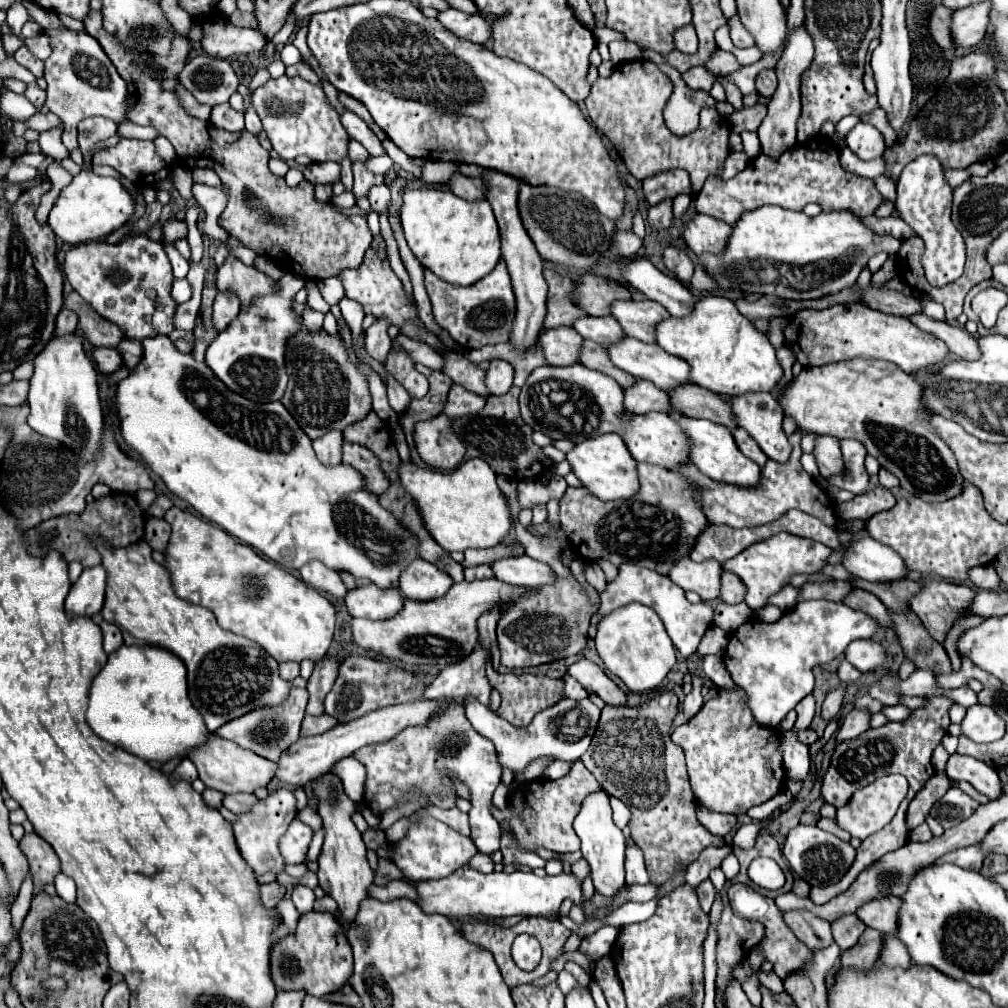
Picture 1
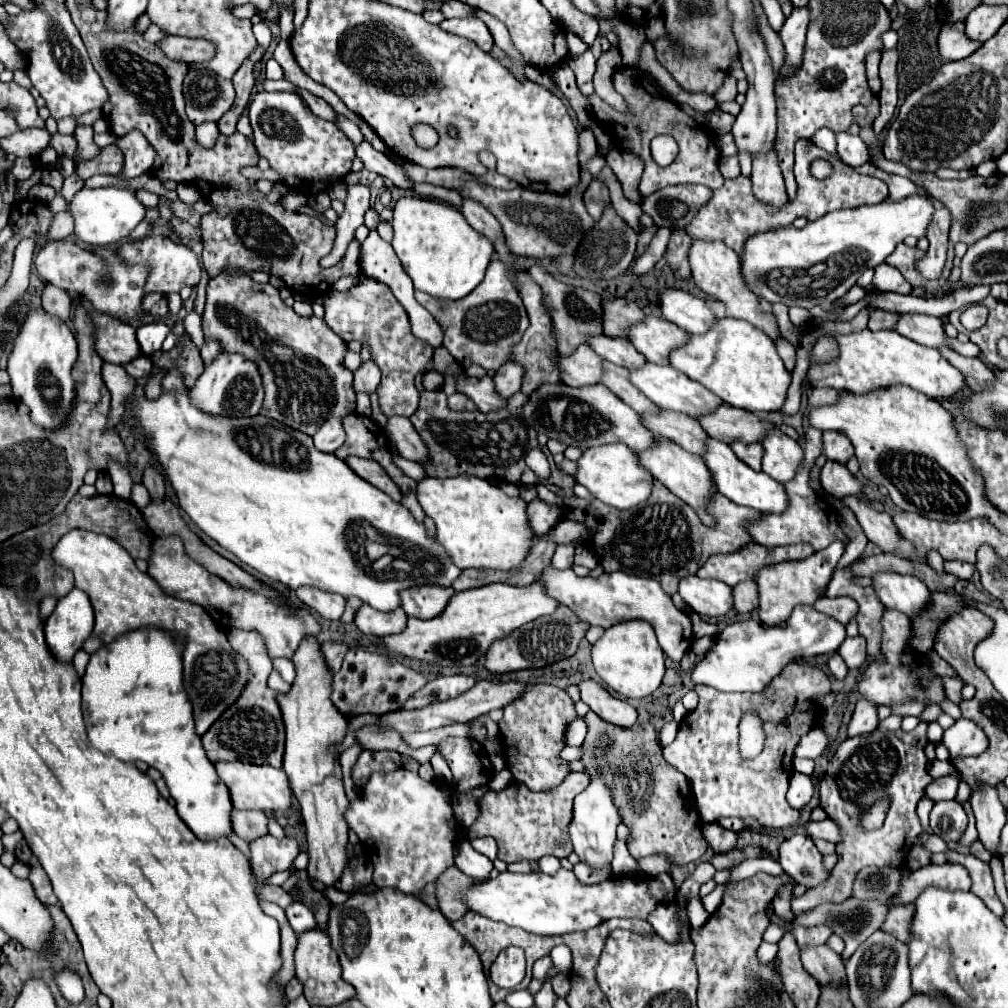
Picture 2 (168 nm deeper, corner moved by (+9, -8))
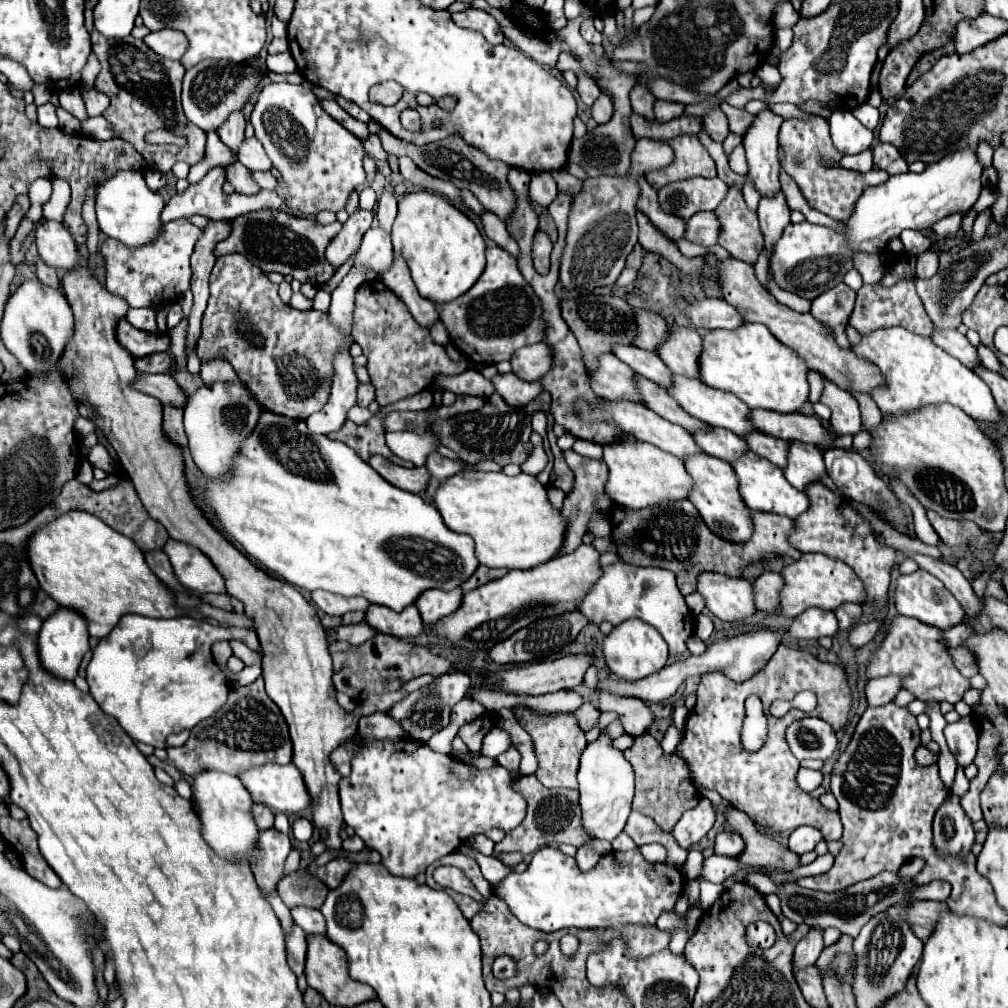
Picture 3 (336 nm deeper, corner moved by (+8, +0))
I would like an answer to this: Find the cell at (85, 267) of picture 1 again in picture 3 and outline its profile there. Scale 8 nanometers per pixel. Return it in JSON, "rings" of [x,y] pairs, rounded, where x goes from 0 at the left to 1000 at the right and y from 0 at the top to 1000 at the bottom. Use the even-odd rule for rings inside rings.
{"rings":[[[44,218],[36,224],[36,244],[42,258],[46,258],[46,262],[54,264],[58,270],[67,270],[81,258],[69,230],[65,230],[65,226],[54,218]]]}

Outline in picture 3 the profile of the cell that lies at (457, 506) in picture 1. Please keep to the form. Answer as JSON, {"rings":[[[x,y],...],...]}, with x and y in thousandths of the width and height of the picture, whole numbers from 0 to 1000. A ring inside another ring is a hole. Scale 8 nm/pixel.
{"rings":[[[458,468],[437,478],[431,490],[433,504],[437,506],[442,522],[456,530],[466,530],[472,538],[472,552],[476,560],[484,563],[530,563],[548,556],[560,542],[563,516],[544,496],[544,486],[532,472],[516,468],[514,472],[502,472],[500,468]]]}

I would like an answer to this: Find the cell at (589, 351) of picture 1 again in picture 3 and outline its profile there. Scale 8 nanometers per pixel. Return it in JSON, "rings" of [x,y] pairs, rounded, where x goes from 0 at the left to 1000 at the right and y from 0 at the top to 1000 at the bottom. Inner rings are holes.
{"rings":[[[631,373],[631,381],[633,381],[633,389],[639,395],[639,401],[645,407],[649,407],[651,411],[655,411],[657,415],[661,415],[663,419],[675,421],[675,423],[679,423],[685,429],[692,429],[692,427],[704,425],[700,419],[696,419],[696,417],[685,413],[683,409],[679,409],[677,403],[659,385],[655,385],[653,381],[649,381],[649,379],[645,379],[645,377],[637,375],[637,373]]]}

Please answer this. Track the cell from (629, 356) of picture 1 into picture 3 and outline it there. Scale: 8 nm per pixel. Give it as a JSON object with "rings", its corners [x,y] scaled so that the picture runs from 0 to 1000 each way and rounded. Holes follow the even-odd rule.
{"rings":[[[671,373],[669,383],[663,387],[665,387],[665,393],[669,393],[673,397],[673,401],[677,401],[677,405],[681,405],[681,409],[685,409],[687,413],[694,415],[696,419],[700,419],[704,423],[720,425],[732,433],[742,433],[742,431],[750,429],[750,423],[744,417],[744,405],[740,401],[736,401],[736,397],[732,397],[724,389],[708,387],[702,381],[698,381],[694,377],[685,377],[681,373]]]}

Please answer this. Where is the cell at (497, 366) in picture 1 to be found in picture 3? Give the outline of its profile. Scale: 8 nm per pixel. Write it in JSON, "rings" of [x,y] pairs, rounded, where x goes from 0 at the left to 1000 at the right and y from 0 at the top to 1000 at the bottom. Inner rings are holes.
{"rings":[[[540,339],[520,343],[508,353],[508,369],[518,377],[534,377],[548,365],[548,347]]]}

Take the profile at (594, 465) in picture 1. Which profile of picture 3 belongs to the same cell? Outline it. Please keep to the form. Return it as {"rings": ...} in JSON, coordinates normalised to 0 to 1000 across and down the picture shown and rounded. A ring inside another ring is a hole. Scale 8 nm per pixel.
{"rings":[[[641,438],[603,440],[599,442],[599,458],[603,460],[603,466],[605,466],[601,490],[609,498],[621,504],[633,506],[633,504],[655,500],[657,496],[681,496],[688,482],[675,454]]]}

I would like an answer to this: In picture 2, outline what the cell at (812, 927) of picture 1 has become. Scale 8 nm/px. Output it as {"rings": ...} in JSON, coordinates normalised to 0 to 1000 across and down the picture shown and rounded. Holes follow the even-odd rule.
{"rings":[[[820,937],[795,940],[795,954],[805,964],[805,968],[813,972],[814,980],[818,980],[820,976],[832,978],[838,972],[838,958],[834,948]]]}

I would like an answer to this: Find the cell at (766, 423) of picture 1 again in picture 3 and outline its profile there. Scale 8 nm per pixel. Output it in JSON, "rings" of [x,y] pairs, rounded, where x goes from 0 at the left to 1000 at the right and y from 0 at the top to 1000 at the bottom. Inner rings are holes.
{"rings":[[[798,438],[784,440],[782,464],[778,466],[778,472],[790,486],[798,488],[804,480],[813,478],[817,470],[819,470],[819,462],[817,462],[815,446],[812,446],[808,440],[798,440]]]}

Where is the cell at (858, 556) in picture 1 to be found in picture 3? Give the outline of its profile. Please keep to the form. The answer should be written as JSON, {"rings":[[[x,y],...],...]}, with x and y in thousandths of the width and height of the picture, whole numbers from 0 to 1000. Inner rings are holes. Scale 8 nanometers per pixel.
{"rings":[[[909,565],[907,569],[893,571],[891,579],[889,579],[887,597],[889,597],[889,603],[895,611],[909,613],[909,615],[913,615],[921,621],[929,621],[933,625],[940,625],[944,621],[950,621],[956,615],[956,603],[952,601],[952,597],[946,595],[946,591],[938,583],[935,583],[935,577],[927,571],[923,571],[923,567]]]}

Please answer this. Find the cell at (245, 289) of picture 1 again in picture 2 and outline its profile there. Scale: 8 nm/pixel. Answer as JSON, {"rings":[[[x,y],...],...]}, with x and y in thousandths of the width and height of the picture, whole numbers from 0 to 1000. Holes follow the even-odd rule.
{"rings":[[[223,270],[209,276],[205,282],[201,329],[207,335],[219,337],[223,349],[237,349],[255,359],[263,381],[263,401],[259,405],[261,413],[267,413],[297,429],[311,433],[322,417],[330,413],[340,415],[352,405],[350,369],[340,363],[344,341],[322,321],[322,317],[316,317],[313,313],[295,313],[291,306],[281,302],[281,298],[277,296],[277,288],[269,282],[257,282],[251,280],[247,274],[227,274]]]}

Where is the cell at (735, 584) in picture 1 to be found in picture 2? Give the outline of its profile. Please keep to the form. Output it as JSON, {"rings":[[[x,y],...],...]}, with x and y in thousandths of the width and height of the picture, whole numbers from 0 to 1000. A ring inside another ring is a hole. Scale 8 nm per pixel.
{"rings":[[[745,575],[733,577],[727,581],[727,605],[729,607],[747,607],[751,603],[751,583]]]}

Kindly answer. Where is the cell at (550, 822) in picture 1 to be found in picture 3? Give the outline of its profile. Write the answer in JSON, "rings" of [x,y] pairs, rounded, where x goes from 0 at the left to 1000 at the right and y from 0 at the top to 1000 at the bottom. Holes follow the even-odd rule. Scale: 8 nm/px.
{"rings":[[[516,770],[510,776],[510,782],[514,782],[514,786],[522,788],[524,808],[522,808],[522,813],[510,825],[504,825],[500,829],[500,833],[492,837],[492,841],[490,841],[492,847],[494,845],[516,845],[518,849],[524,849],[524,847],[530,847],[532,843],[536,843],[538,839],[544,839],[548,835],[567,837],[567,839],[573,841],[573,839],[587,833],[585,827],[577,819],[573,784],[548,784],[548,782],[542,782],[534,776],[532,770]]]}

